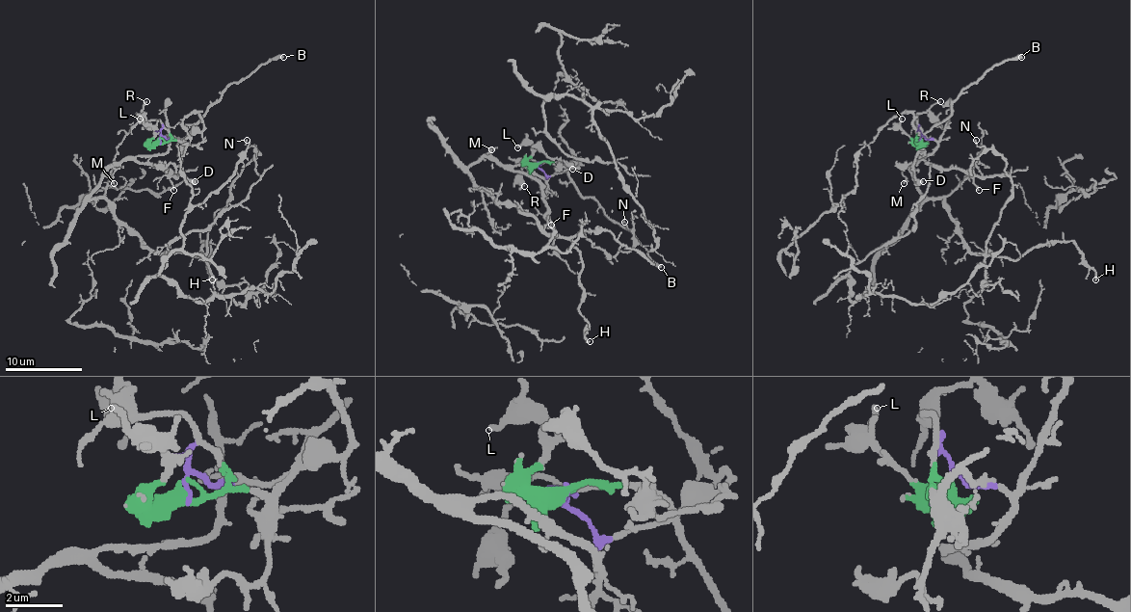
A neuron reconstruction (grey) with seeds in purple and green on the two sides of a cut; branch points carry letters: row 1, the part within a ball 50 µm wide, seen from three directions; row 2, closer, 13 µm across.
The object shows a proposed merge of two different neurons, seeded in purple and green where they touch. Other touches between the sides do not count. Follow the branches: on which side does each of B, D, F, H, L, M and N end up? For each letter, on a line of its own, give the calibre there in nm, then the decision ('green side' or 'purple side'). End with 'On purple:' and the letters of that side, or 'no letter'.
B: calibre 360 nm; green side
D: calibre 300 nm; green side
F: calibre 120 nm; purple side
H: calibre 200 nm; purple side
L: calibre 170 nm; green side
M: calibre 150 nm; purple side
N: calibre 100 nm; purple side
On purple: F, H, M, N

